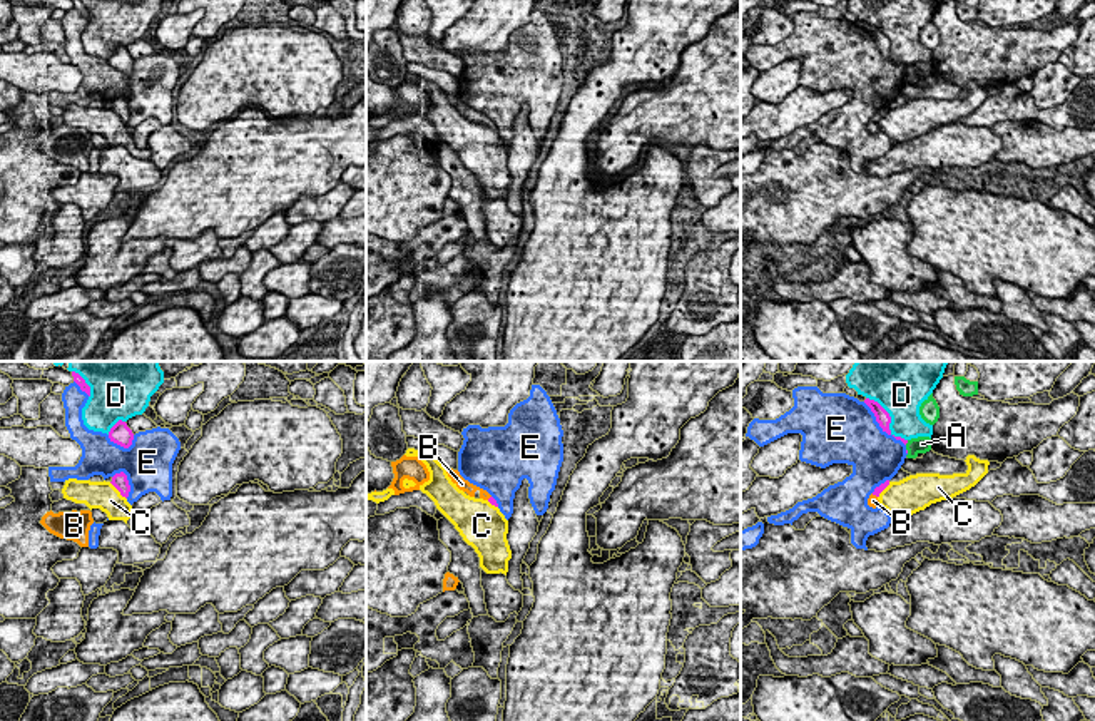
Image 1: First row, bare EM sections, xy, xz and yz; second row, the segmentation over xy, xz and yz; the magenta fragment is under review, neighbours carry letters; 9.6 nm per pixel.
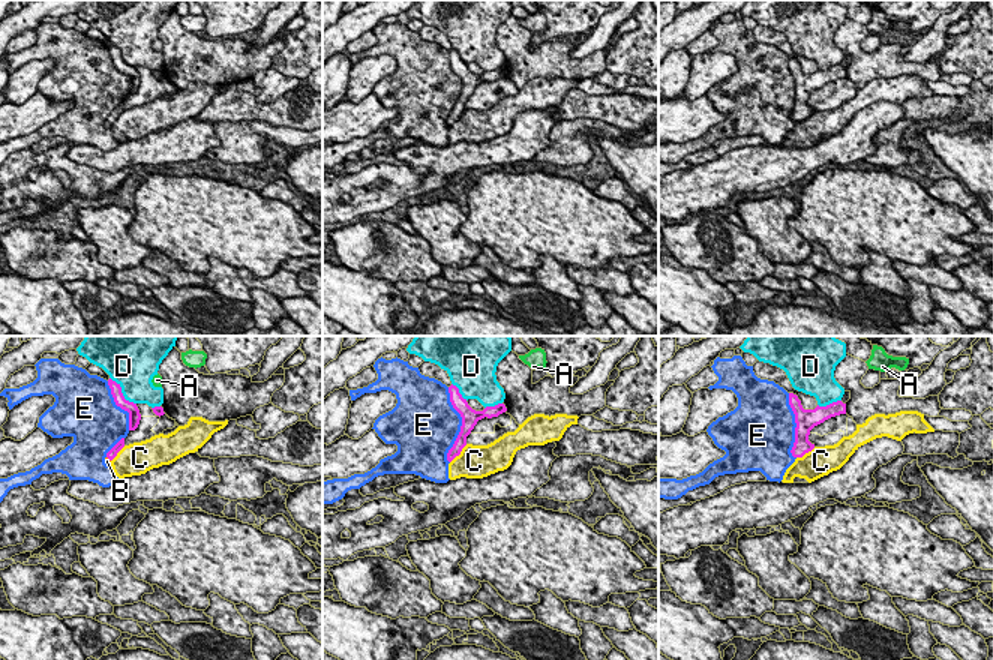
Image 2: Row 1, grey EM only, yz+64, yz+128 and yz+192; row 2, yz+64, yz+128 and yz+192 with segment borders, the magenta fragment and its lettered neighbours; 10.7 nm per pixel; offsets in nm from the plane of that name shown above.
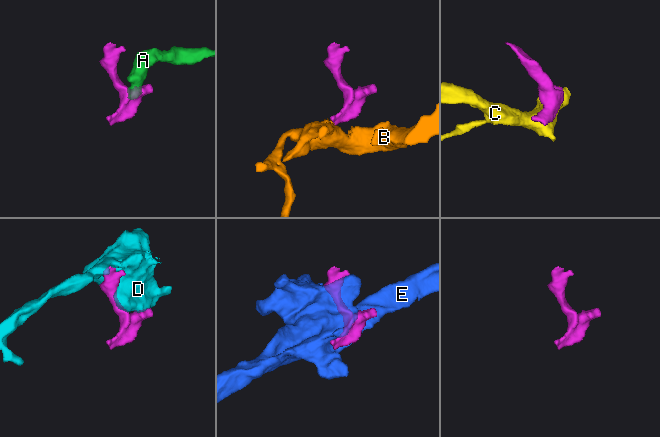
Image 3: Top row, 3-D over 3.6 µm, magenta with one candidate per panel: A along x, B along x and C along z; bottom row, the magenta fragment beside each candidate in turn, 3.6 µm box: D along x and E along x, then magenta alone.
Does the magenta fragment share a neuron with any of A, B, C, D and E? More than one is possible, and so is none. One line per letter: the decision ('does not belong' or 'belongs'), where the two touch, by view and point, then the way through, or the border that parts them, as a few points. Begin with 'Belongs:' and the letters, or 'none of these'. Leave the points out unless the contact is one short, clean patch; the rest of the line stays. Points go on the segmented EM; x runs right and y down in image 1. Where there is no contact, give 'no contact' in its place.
Belongs: B
A: does not belong | yz (906, 442)
B: belongs | yz (875, 494) | across yz (881, 487), (875, 494), (873, 501)
C: does not belong | xy (117, 489)
D: does not belong | yz (890, 420)
E: does not belong | yz (881, 427)

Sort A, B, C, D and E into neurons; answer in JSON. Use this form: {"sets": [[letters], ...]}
{"sets": [["A"], ["B"], ["C"], ["D"], ["E"]]}

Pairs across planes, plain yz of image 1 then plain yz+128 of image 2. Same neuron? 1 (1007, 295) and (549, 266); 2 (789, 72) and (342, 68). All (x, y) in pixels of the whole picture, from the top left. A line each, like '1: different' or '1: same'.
1: same
2: different

